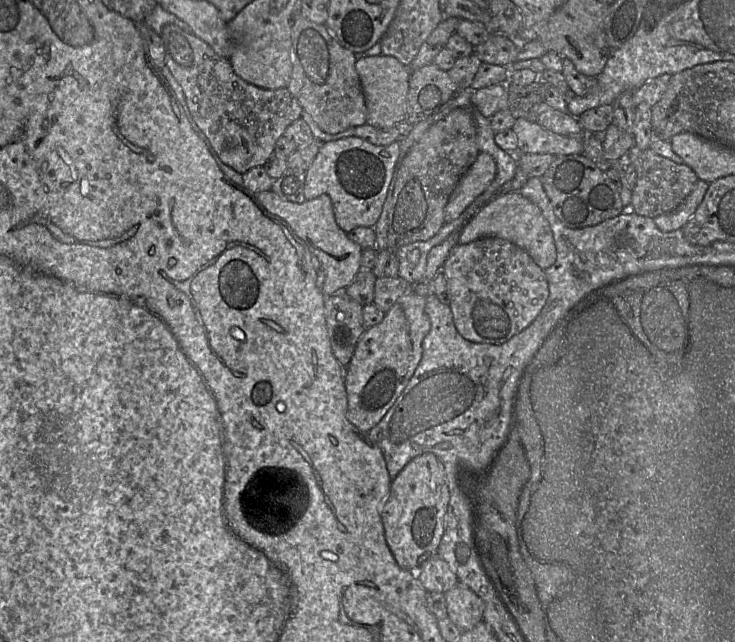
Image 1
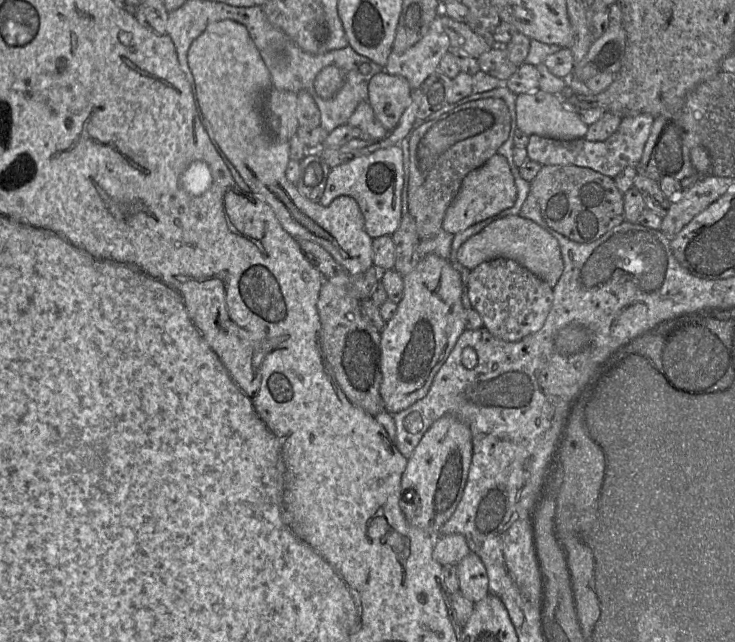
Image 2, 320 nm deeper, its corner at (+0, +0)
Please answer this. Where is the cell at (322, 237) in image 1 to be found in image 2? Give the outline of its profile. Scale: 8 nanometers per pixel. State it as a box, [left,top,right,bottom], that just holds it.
[188,20,373,275]

